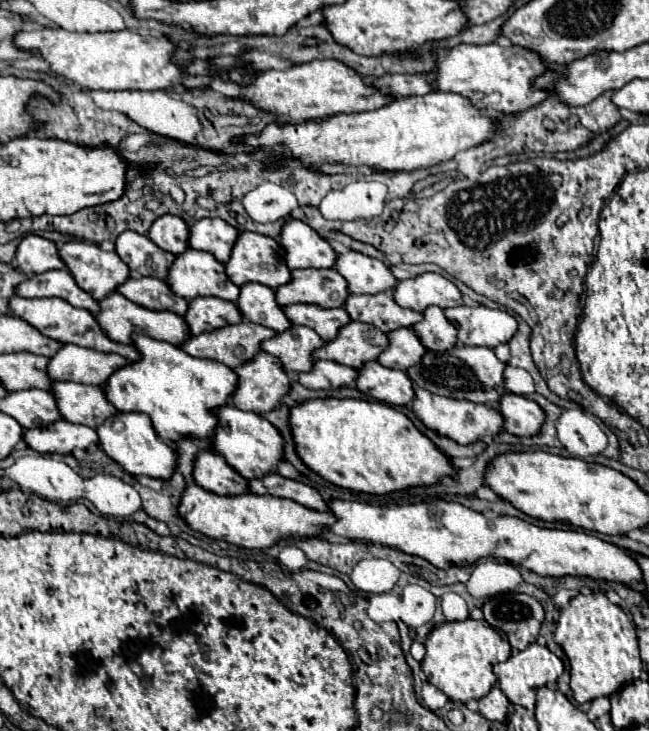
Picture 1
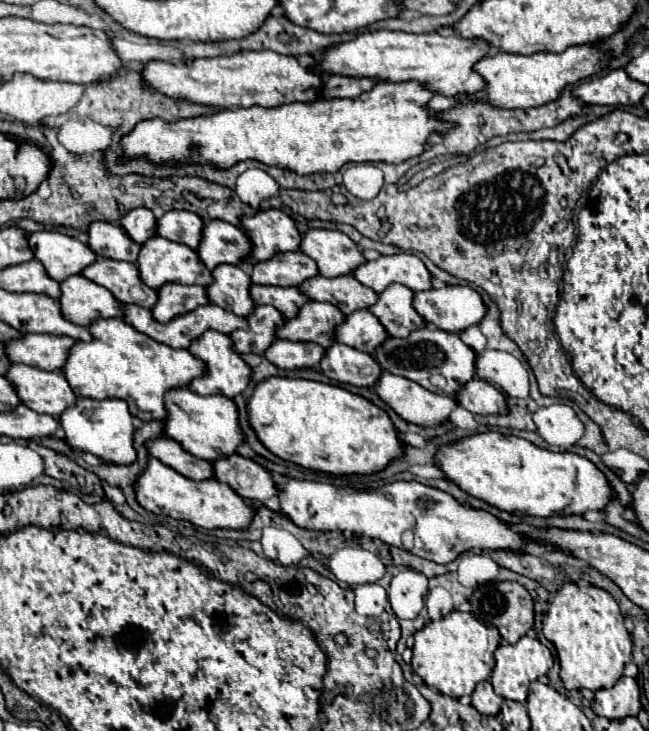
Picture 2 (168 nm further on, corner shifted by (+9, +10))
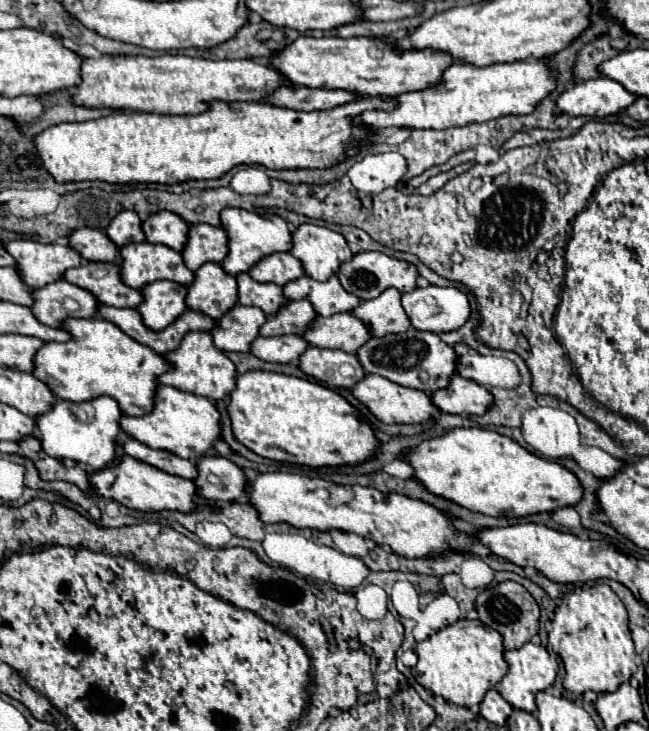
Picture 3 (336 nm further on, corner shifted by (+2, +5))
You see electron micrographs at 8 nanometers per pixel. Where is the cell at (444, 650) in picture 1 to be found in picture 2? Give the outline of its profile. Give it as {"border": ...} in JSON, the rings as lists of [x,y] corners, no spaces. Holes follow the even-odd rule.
{"border":[[[450,612],[448,616],[426,624],[414,634],[412,668],[438,692],[460,698],[470,696],[478,682],[486,680],[494,668],[494,650],[500,644],[500,634],[494,626],[484,626],[470,612]]]}

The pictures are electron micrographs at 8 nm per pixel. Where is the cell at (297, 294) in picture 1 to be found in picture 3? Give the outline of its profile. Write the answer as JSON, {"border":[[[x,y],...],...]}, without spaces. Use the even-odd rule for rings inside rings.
{"border":[[[273,253],[265,259],[261,259],[249,275],[259,283],[275,283],[275,285],[287,285],[291,281],[297,281],[305,275],[303,265],[297,257],[291,253]]]}

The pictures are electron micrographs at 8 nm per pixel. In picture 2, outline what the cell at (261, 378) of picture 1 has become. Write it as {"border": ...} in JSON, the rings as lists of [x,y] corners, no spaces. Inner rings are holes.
{"border":[[[208,330],[204,332],[200,338],[192,340],[190,342],[190,348],[188,352],[192,356],[196,356],[198,360],[202,360],[206,364],[206,376],[200,376],[200,378],[194,378],[188,388],[192,392],[198,392],[200,396],[208,396],[208,394],[224,394],[226,398],[234,398],[238,396],[250,382],[250,368],[246,366],[246,362],[240,358],[240,354],[234,352],[232,348],[232,340],[222,334],[222,332],[216,332],[216,330]]]}

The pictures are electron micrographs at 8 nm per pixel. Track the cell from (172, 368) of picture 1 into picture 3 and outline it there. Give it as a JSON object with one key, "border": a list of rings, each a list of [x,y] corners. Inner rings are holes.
{"border":[[[73,319],[63,325],[73,339],[67,343],[45,343],[35,357],[33,375],[45,381],[59,399],[91,401],[109,395],[117,399],[125,415],[141,417],[153,411],[157,377],[173,371],[173,363],[147,345],[133,341],[117,325],[105,319]]]}

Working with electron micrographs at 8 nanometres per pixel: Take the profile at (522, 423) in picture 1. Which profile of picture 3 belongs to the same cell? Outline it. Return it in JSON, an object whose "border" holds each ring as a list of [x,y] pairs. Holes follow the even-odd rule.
{"border":[[[453,377],[447,389],[439,389],[431,393],[433,403],[443,413],[457,413],[457,415],[483,415],[493,405],[493,395],[479,383]]]}

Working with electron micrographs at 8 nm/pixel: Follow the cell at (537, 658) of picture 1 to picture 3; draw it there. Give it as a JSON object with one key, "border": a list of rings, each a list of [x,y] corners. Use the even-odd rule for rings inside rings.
{"border":[[[525,643],[521,649],[515,651],[505,651],[505,661],[509,665],[507,675],[503,677],[503,681],[497,685],[497,691],[501,693],[501,697],[505,697],[505,701],[509,701],[509,705],[513,705],[515,709],[523,709],[533,713],[535,711],[535,695],[539,691],[547,691],[555,677],[557,677],[557,669],[559,663],[555,657],[549,655],[549,651],[543,645],[533,645],[533,643]]]}

